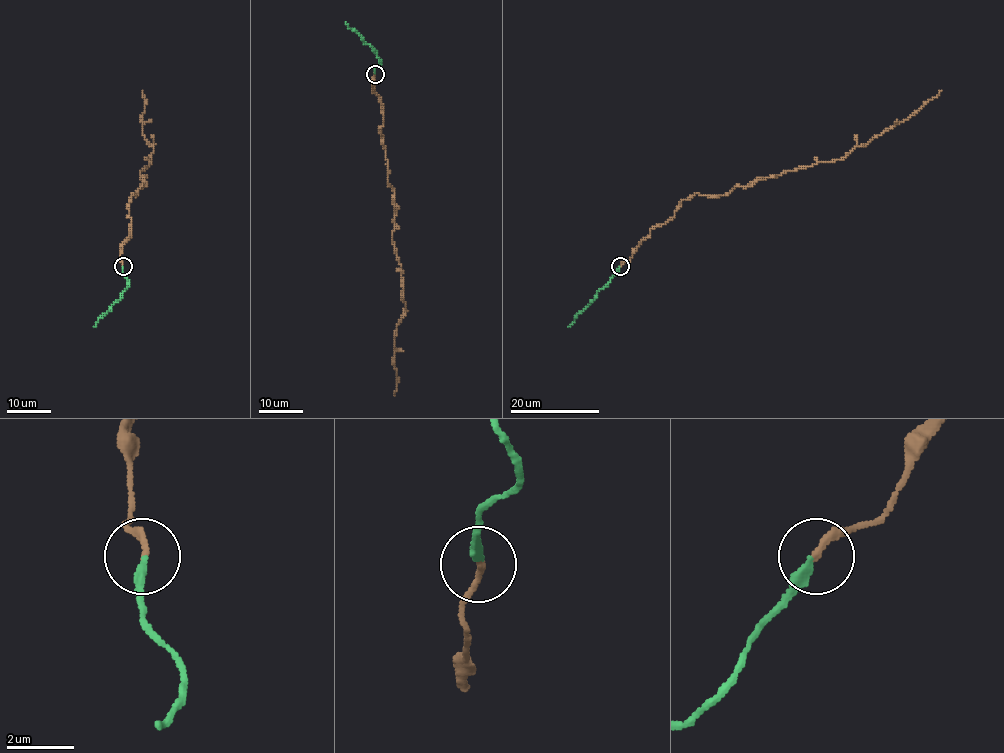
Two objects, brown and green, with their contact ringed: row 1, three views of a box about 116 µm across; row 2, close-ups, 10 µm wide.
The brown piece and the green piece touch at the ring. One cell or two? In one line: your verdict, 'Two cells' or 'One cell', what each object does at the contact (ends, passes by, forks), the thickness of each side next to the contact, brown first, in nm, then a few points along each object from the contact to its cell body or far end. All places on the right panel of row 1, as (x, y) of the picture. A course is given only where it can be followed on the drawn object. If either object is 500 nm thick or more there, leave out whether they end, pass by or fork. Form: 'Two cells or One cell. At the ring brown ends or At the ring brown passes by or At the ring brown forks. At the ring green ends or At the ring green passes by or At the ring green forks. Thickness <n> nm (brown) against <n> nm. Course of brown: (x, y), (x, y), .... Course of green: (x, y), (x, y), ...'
One cell. At the ring brown ends. At the ring green ends. Thickness 200 nm (brown) against 280 nm. Course of brown: (620, 266), (683, 200), (724, 196), (761, 178), (843, 159), (941, 90). Course of green: (619, 266), (568, 327)

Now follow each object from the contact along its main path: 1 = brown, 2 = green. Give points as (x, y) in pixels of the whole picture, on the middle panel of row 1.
1: (375, 74), (373, 90), (382, 103), (382, 143), (394, 191), (392, 239), (406, 310), (396, 327), (394, 395)
2: (375, 73), (379, 59), (374, 49), (346, 22)

